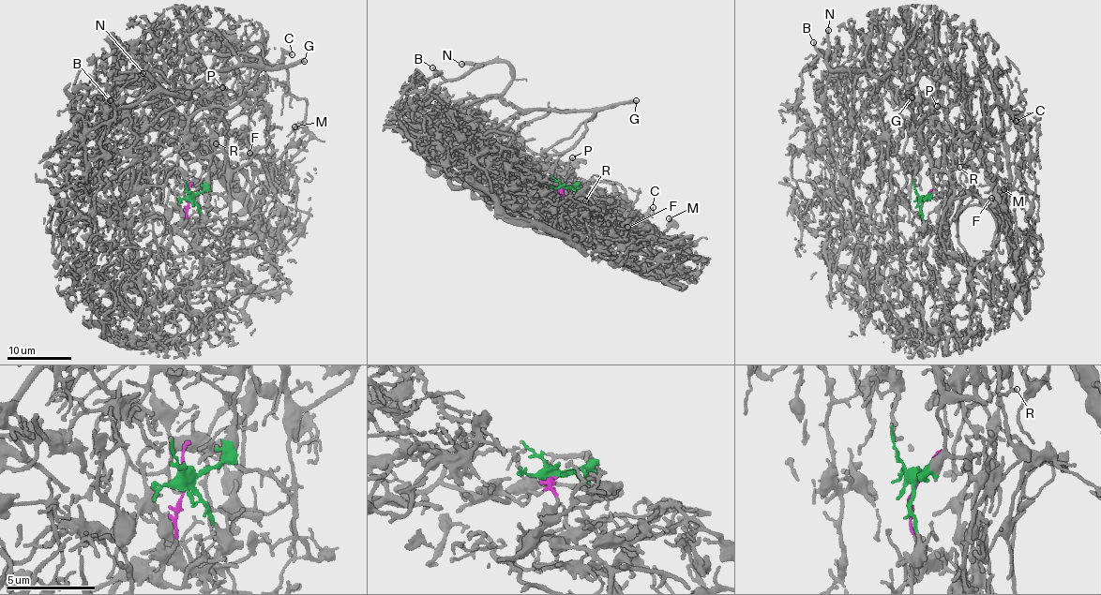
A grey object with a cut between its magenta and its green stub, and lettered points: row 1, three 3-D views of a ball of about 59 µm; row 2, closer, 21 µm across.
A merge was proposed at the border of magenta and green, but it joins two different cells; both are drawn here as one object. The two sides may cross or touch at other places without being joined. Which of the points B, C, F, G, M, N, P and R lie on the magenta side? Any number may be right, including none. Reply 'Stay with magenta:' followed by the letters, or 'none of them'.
Stay with magenta: none of them

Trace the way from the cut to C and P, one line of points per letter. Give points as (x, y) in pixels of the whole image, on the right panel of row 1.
C: (924, 200), (929, 175), (942, 168), (943, 137), (986, 123), (996, 103), (1022, 129), (1016, 121)
P: (924, 200), (933, 190), (929, 175), (942, 168), (946, 147), (942, 139), (952, 134), (947, 112), (936, 106)

